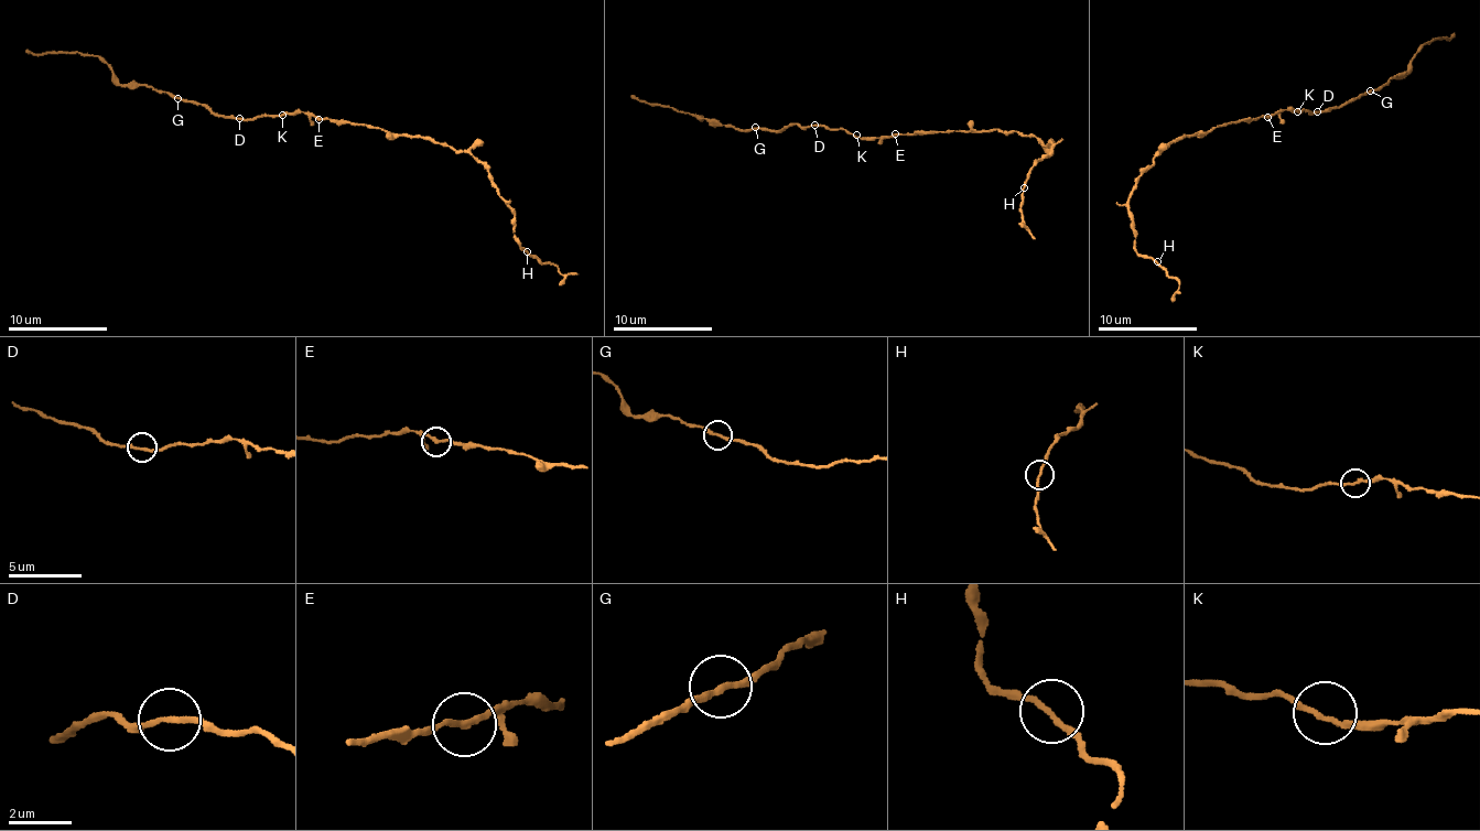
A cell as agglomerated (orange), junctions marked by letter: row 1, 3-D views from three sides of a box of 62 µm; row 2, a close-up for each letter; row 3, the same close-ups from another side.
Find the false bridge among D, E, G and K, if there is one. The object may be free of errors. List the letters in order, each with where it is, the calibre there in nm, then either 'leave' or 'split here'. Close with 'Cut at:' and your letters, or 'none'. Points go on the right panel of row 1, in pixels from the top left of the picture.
D: at (1317, 111); 170 nm thick; leave
E: at (1267, 117); 160 nm thick; leave
G: at (1370, 90); 180 nm thick; leave
K: at (1297, 111); 160 nm thick; leave
Cut at: none

